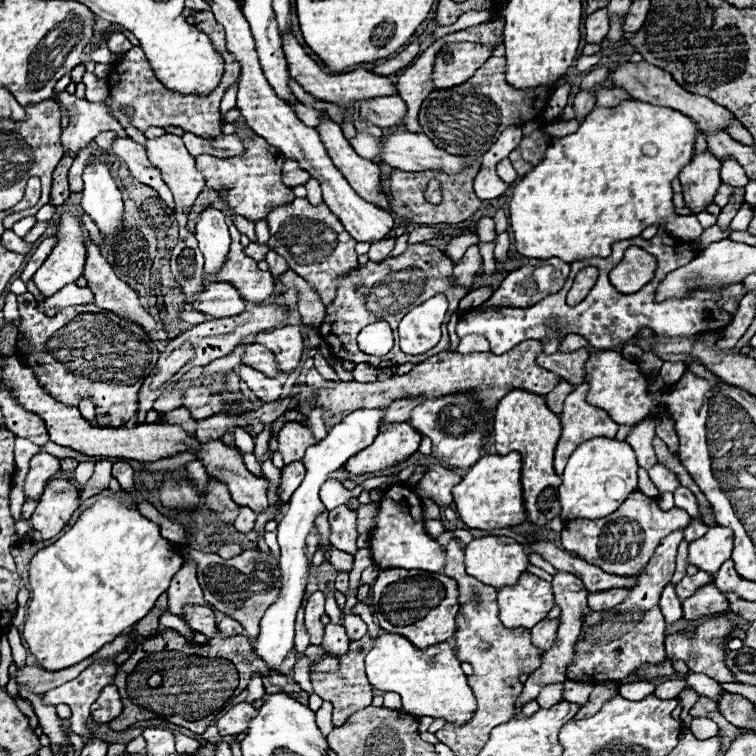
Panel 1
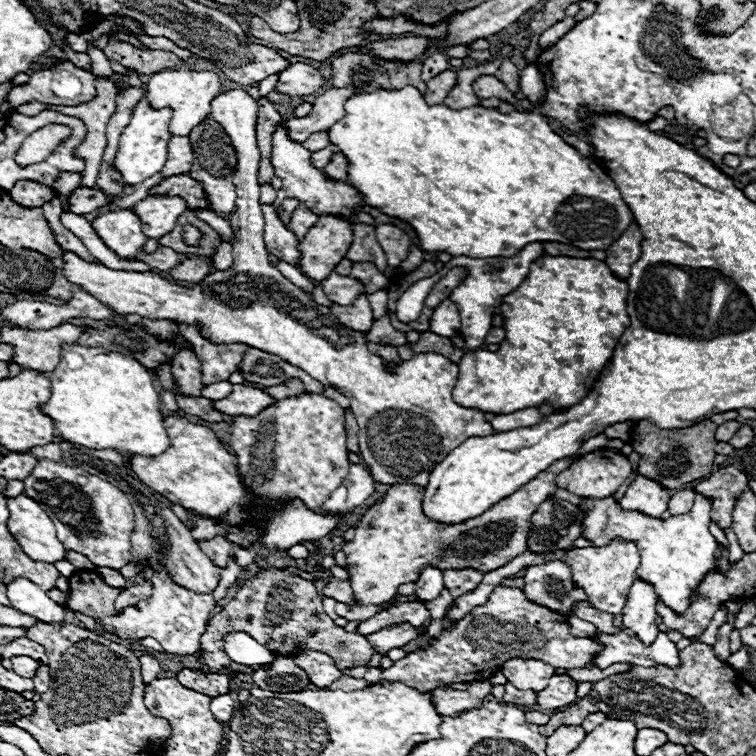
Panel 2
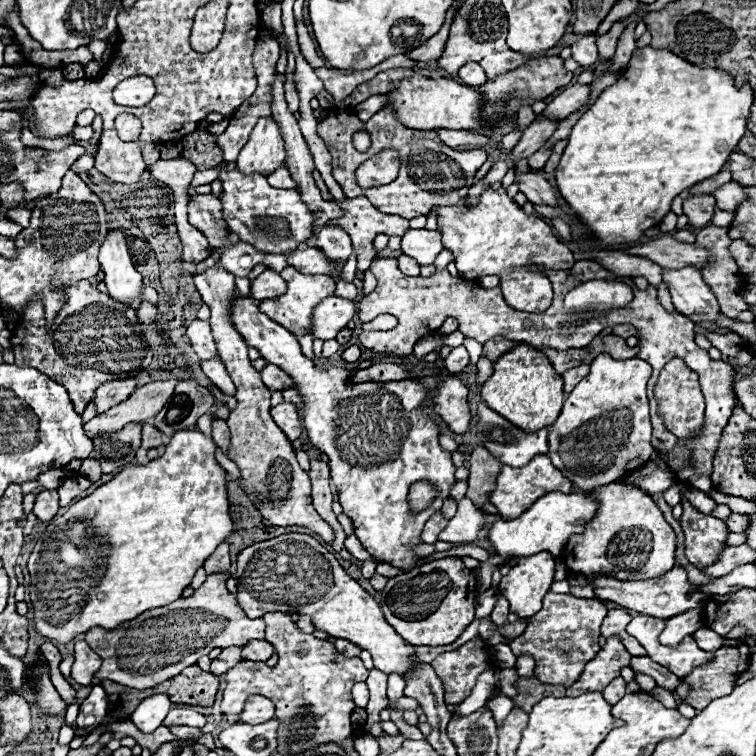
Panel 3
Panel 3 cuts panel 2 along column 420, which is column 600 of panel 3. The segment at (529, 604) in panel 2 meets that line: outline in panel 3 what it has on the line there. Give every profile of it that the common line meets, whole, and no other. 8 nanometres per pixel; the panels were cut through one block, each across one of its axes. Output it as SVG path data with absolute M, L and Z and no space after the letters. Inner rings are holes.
M610 636L606 640L606 644L600 648L600 652L596 654L596 658L586 664L586 670L580 676L580 680L574 682L566 690L566 694L582 694L586 690L602 690L602 686L606 686L606 682L612 682L614 678L620 676L620 668L630 666L630 658L632 656L626 652L622 642L618 642L616 636Z

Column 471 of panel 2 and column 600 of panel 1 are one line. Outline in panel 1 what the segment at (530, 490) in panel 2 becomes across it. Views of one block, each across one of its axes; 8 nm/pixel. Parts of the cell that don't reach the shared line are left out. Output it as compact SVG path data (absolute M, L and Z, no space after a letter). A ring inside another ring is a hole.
M636 490L614 514L606 518L594 522L566 522L560 540L564 550L578 554L578 558L592 562L594 566L600 566L610 574L638 576L646 568L646 562L652 558L658 542L666 534L686 528L686 524L690 524L690 516L686 514L686 510L676 506L672 510L660 510L656 498L644 496Z

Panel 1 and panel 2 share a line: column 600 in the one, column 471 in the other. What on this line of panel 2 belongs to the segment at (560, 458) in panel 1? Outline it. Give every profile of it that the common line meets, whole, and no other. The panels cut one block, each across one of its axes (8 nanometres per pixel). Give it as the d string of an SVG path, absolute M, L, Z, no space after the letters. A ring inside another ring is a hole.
M242 88L224 90L224 94L212 100L210 116L222 124L238 158L232 176L236 186L236 212L224 216L236 234L232 266L216 270L200 284L188 288L160 278L154 272L112 270L102 264L90 264L64 250L64 276L108 304L116 314L140 314L150 320L200 324L204 338L216 344L244 342L250 348L280 354L280 358L292 366L350 398L352 412L360 426L360 456L376 482L426 486L434 464L442 462L448 452L472 436L494 434L480 410L462 408L454 402L452 388L460 372L458 364L430 352L404 360L390 372L380 356L366 350L364 332L342 326L326 306L312 300L312 294L302 292L278 268L272 268L264 246L264 218L258 200L260 184L256 180L260 162L260 150L256 146L258 104Z

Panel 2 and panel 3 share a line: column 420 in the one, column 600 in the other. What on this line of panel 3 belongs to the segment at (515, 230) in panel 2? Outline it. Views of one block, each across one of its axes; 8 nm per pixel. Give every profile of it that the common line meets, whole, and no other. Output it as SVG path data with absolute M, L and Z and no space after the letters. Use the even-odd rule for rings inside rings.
M646 46L644 50L640 50L640 56L632 56L632 60L628 62L625 72L620 74L618 81L614 86L606 88L594 102L594 106L590 106L582 118L574 124L572 134L568 138L568 146L560 158L560 164L556 168L556 188L560 192L560 196L566 200L566 204L574 210L576 218L588 226L592 230L592 234L604 242L604 244L626 244L626 242L636 242L640 240L640 236L644 234L644 230L660 224L660 220L670 212L670 202L674 196L678 196L682 190L688 190L690 186L718 174L718 170L726 164L728 156L734 152L734 148L738 146L740 138L746 134L746 120L750 114L750 104L752 104L752 88L748 84L744 84L742 88L734 86L734 80L730 78L730 74L724 74L720 70L714 68L706 68L700 70L696 66L690 66L686 60L678 58L676 54L670 54L670 50L654 50L650 46Z

